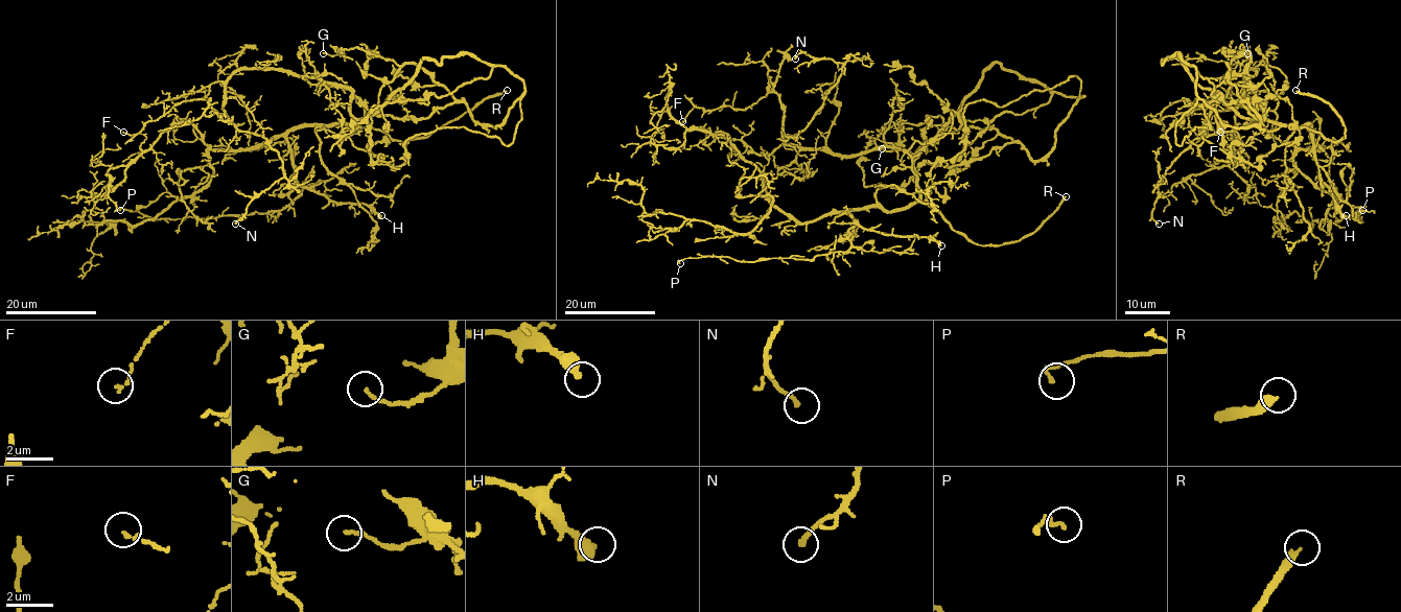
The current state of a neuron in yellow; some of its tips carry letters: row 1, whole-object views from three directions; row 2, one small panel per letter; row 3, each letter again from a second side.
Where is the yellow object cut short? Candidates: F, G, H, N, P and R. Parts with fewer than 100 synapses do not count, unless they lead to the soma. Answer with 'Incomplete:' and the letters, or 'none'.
Incomplete: R

